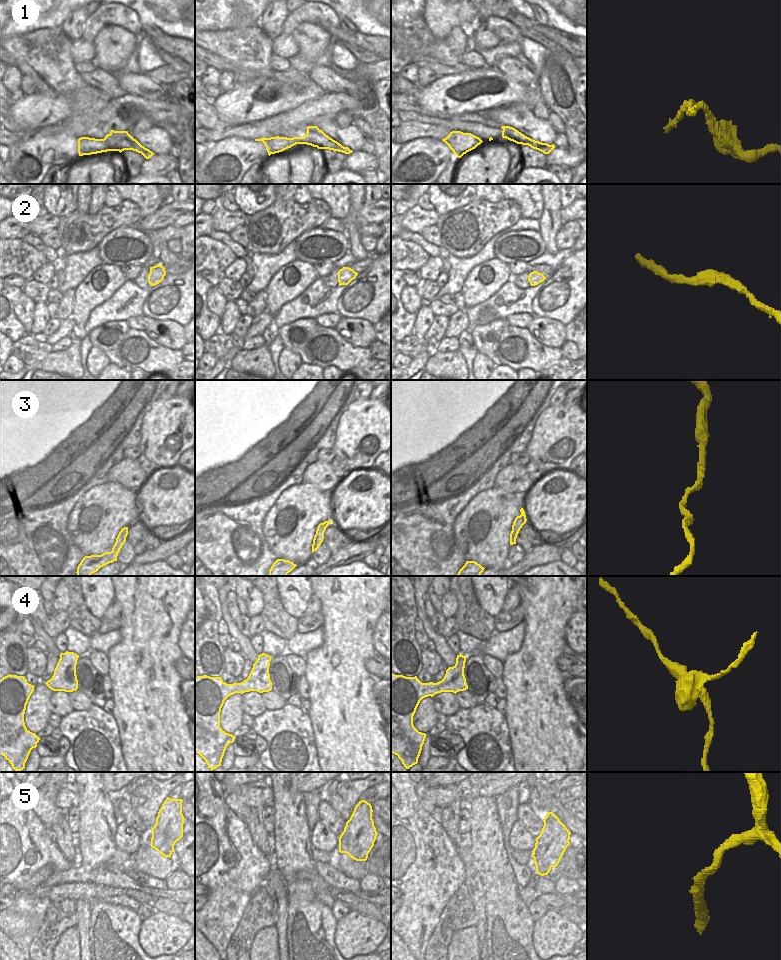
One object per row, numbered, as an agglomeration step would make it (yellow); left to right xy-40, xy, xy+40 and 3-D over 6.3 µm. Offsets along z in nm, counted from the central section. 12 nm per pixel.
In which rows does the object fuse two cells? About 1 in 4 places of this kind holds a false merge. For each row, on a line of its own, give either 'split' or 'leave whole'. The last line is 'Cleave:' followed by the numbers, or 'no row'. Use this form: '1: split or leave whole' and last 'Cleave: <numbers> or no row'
1: split
2: leave whole
3: leave whole
4: split
5: leave whole
Cleave: 1, 4

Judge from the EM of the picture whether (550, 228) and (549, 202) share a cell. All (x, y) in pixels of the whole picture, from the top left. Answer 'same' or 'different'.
same

